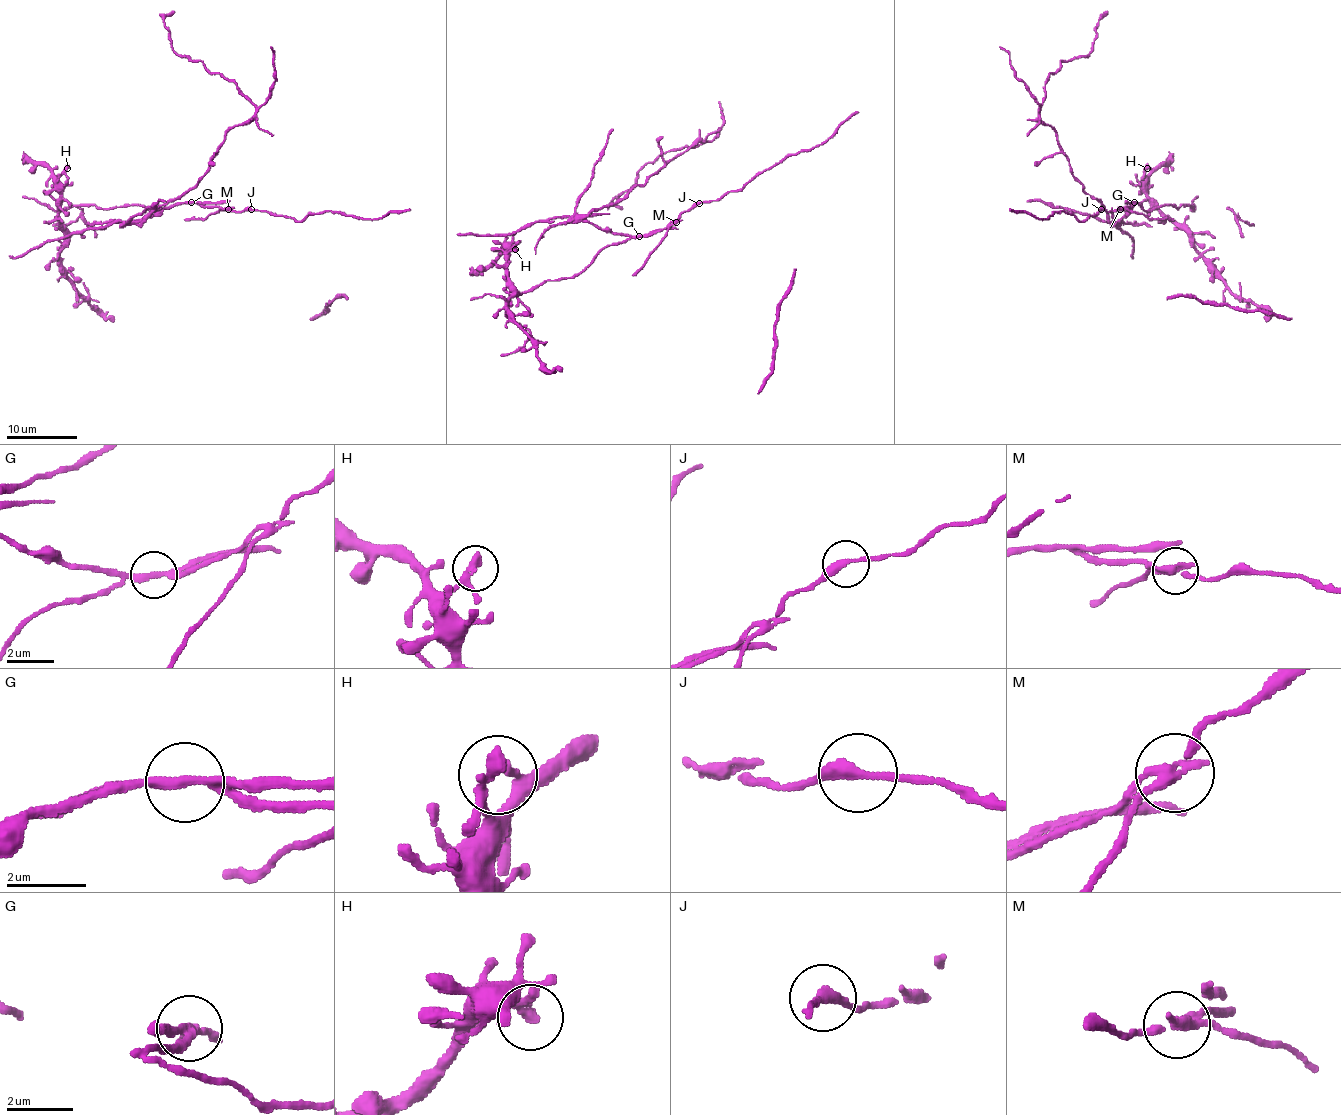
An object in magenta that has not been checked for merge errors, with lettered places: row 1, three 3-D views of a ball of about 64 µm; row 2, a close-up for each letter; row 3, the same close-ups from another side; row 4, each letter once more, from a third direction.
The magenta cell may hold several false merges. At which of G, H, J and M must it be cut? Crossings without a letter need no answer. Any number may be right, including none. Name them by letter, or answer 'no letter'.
G, M

